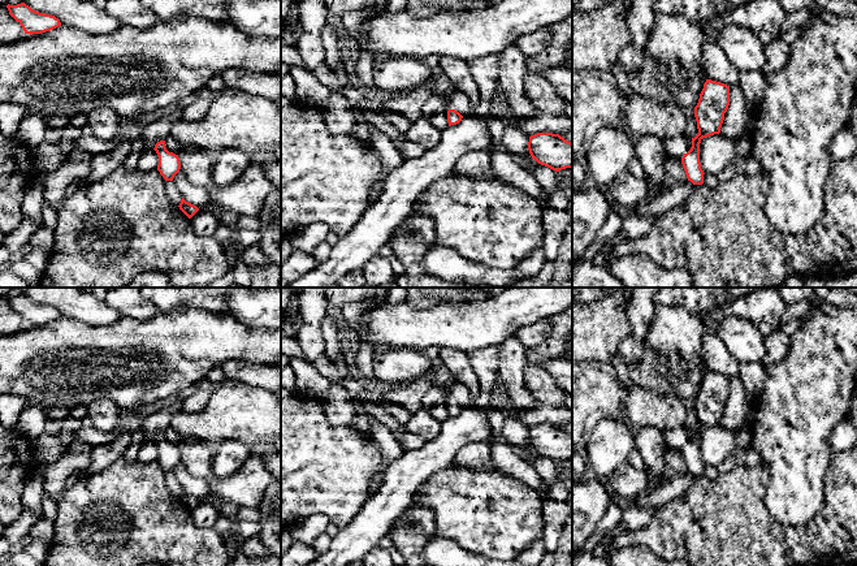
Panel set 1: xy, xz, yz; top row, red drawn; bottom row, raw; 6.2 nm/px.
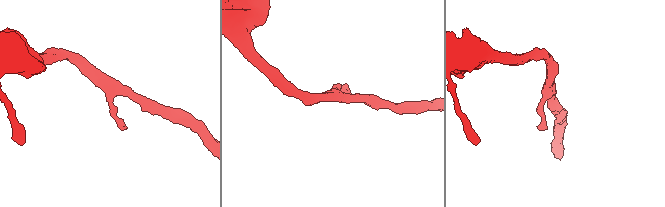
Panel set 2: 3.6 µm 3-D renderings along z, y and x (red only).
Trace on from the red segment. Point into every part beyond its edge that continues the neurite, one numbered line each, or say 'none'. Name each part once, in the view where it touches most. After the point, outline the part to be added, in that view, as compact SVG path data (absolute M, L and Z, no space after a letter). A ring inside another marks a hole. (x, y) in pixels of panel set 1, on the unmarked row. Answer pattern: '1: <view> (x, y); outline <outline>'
none

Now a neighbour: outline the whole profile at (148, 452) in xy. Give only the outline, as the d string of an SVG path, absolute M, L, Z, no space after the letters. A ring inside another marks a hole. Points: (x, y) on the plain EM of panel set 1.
M146 437L140 445L138 459L140 462L152 462L157 461L159 448L152 438Z

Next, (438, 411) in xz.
M437 402L428 411L440 423L449 418L446 402Z

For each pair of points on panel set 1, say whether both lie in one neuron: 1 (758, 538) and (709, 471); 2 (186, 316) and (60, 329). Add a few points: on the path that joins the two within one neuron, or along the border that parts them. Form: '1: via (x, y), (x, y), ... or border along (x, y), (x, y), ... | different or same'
1: border along (704, 474), (711, 479), (719, 474) | different
2: via (155, 340), (91, 340) | same

